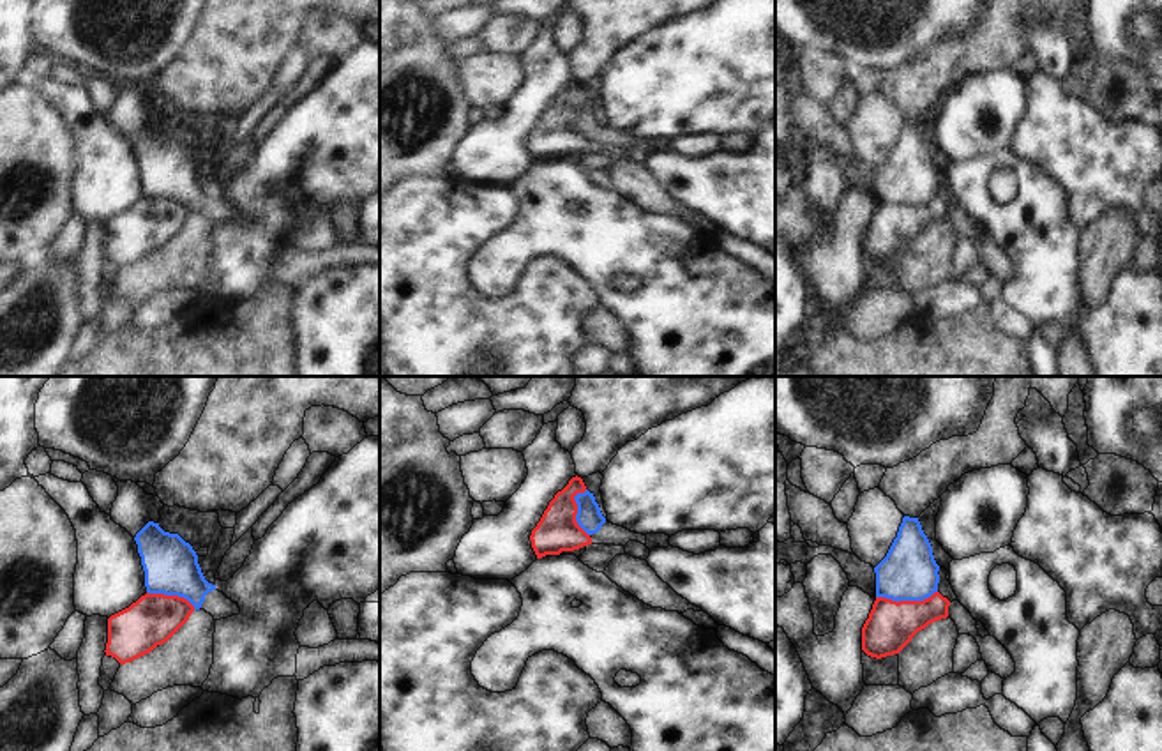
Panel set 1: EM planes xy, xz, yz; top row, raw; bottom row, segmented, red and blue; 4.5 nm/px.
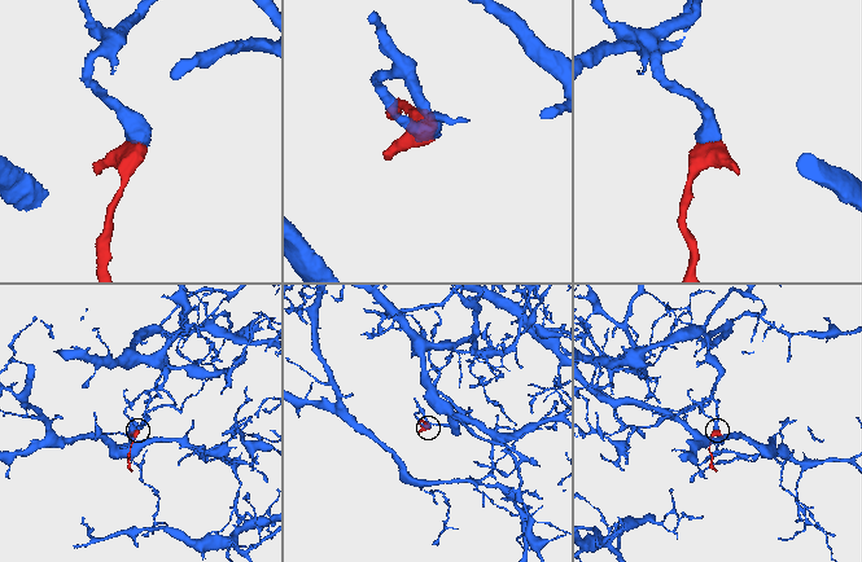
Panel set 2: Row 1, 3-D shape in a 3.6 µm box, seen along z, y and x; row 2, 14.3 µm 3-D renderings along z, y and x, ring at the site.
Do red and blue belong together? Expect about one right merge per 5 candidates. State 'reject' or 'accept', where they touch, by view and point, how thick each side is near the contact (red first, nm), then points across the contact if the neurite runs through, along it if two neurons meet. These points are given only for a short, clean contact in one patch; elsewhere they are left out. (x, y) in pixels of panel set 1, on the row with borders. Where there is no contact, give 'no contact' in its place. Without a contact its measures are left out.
reject | yz (906, 601) | 220/260 nm | along yz (936, 591), (922, 599), (892, 601), (876, 598)

